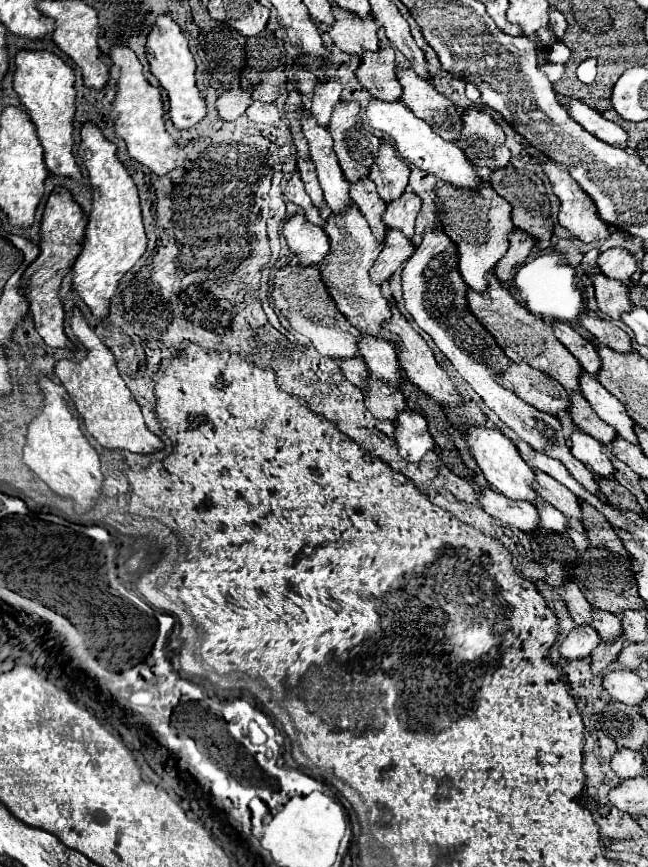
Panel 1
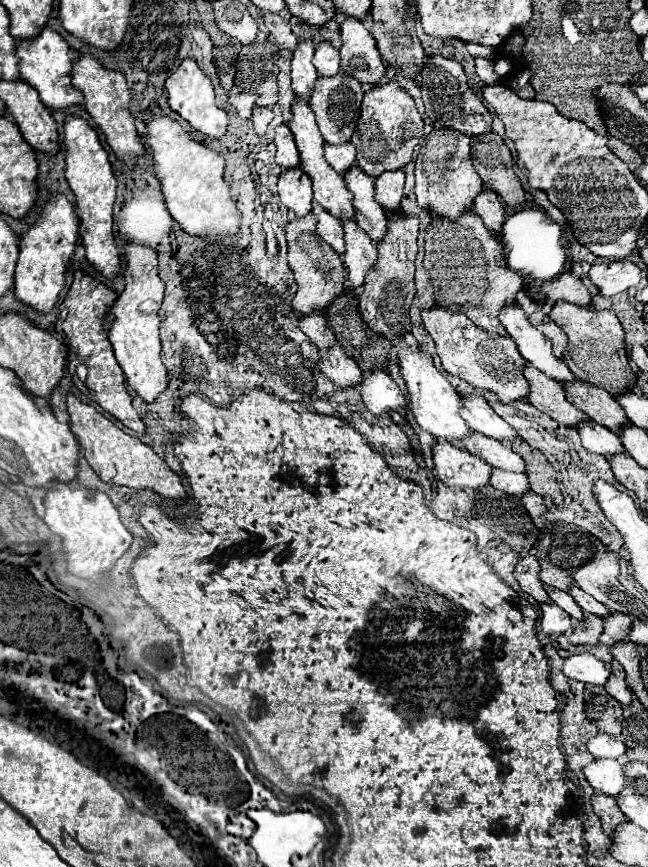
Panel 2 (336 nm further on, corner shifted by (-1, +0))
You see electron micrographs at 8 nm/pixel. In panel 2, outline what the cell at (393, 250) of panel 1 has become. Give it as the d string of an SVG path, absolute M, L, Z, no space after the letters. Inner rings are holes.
M352 165L344 173L346 189L352 193L352 207L356 213L356 223L374 241L382 241L386 235L386 213L374 199L374 179L368 177L358 165Z

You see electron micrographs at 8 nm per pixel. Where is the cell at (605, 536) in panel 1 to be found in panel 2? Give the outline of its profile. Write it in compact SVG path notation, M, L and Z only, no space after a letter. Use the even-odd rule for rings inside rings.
M516 439L512 443L512 451L520 453L520 457L524 457L524 463L528 463L526 475L530 481L530 489L542 495L544 501L560 505L562 493L556 485L556 471L552 469L552 465L548 465L546 457L538 449L532 449L528 443L524 443L522 439Z

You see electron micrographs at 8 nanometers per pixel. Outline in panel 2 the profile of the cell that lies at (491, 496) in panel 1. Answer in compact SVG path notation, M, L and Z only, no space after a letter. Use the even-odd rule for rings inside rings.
M448 441L434 443L432 459L438 479L456 491L482 489L490 479L492 467L484 459L468 453L466 449L454 447Z

